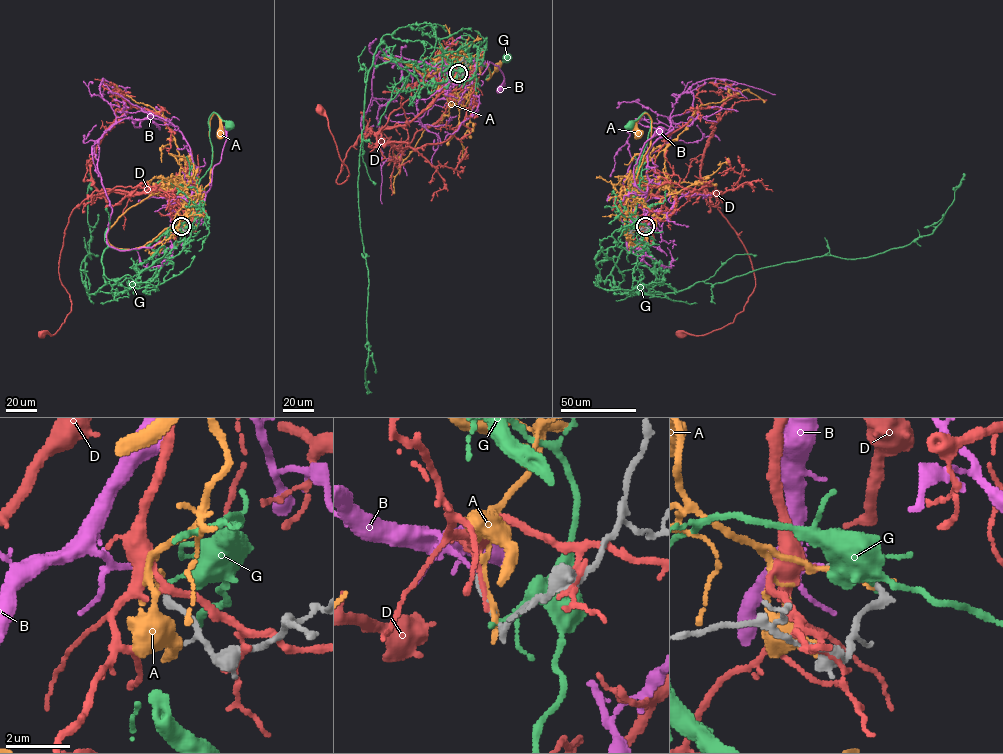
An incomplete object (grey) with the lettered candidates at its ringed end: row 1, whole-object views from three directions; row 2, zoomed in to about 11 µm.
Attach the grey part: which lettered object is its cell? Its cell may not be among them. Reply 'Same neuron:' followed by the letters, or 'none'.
Same neuron: B

